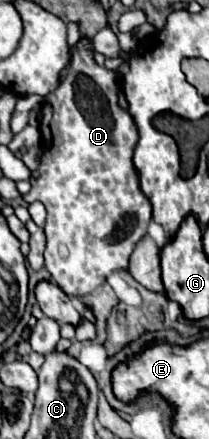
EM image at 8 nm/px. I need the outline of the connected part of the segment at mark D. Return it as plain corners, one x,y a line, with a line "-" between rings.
82,36
76,46
74,46
74,52
72,52
72,60
70,60
70,68
68,68
68,74
66,78
62,80
62,86
56,88
54,92
50,92
44,102
42,102
42,118
40,118
40,134
42,134
42,160
40,160
40,166
38,170
32,174
30,178
30,192
24,194
22,198
32,204
32,202
42,202
48,210
48,218
46,218
46,224
44,224
44,232
46,232
46,252
44,252
44,258
46,258
46,270
50,272
52,280
68,294
68,296
84,296
84,294
92,294
94,290
98,290
106,278
116,272
116,270
128,270
128,258
136,246
136,242
146,234
148,230
148,224
152,220
152,208
150,208
150,202
148,198
142,194
140,190
140,184
138,184
138,174
134,170
134,164
132,164
132,152
134,152
134,146
138,142
138,130
134,126
134,120
128,112
124,112
120,106
118,106
118,86
116,86
116,74
104,66
98,66
94,62
94,44
92,44
92,38
88,36

